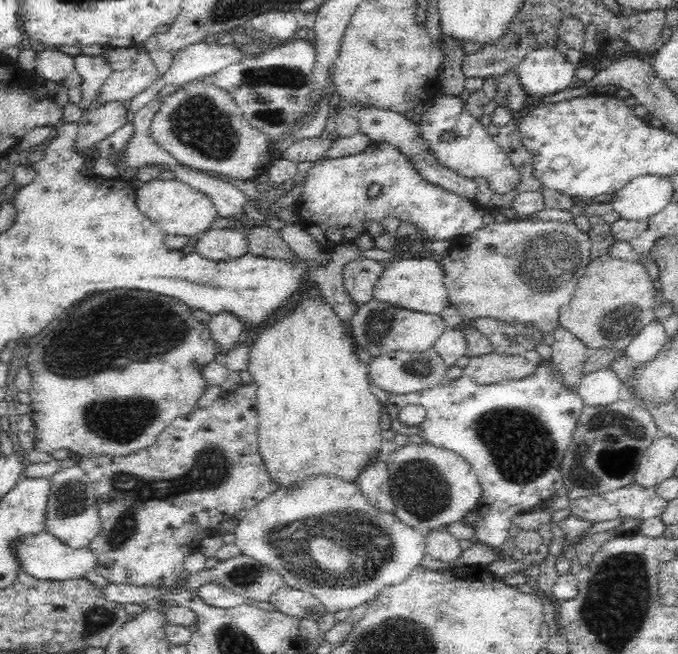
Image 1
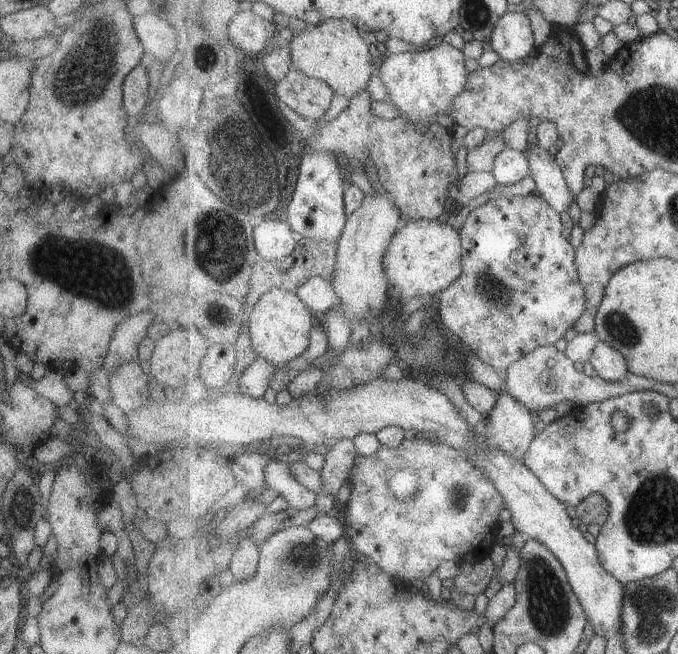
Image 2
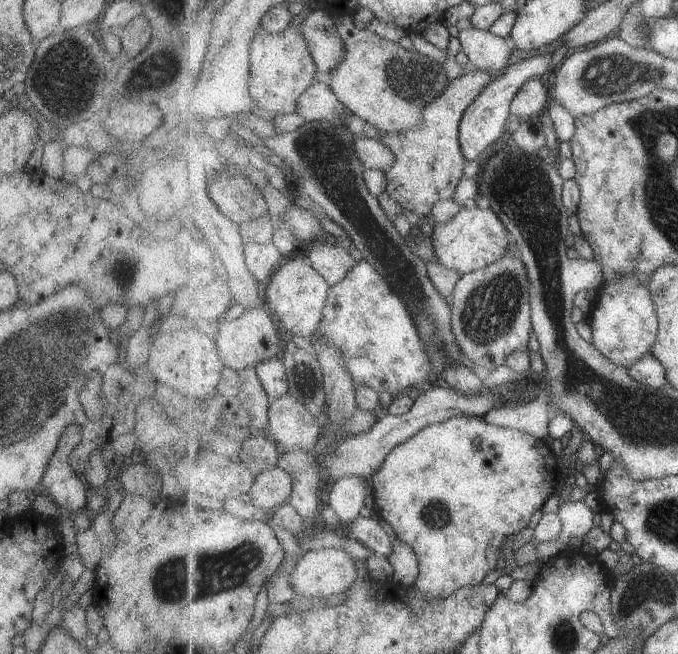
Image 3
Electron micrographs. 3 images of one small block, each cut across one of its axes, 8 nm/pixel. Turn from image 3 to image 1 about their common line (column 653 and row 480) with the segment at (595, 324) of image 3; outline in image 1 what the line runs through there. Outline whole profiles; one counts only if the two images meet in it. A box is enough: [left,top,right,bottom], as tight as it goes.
[234,474,427,612]

